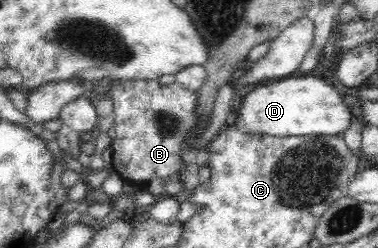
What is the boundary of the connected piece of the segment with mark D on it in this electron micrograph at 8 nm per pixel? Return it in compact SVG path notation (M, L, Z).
M295 74L282 81L261 84L248 92L231 121L233 127L244 134L302 138L343 135L352 117L344 99L322 78Z

